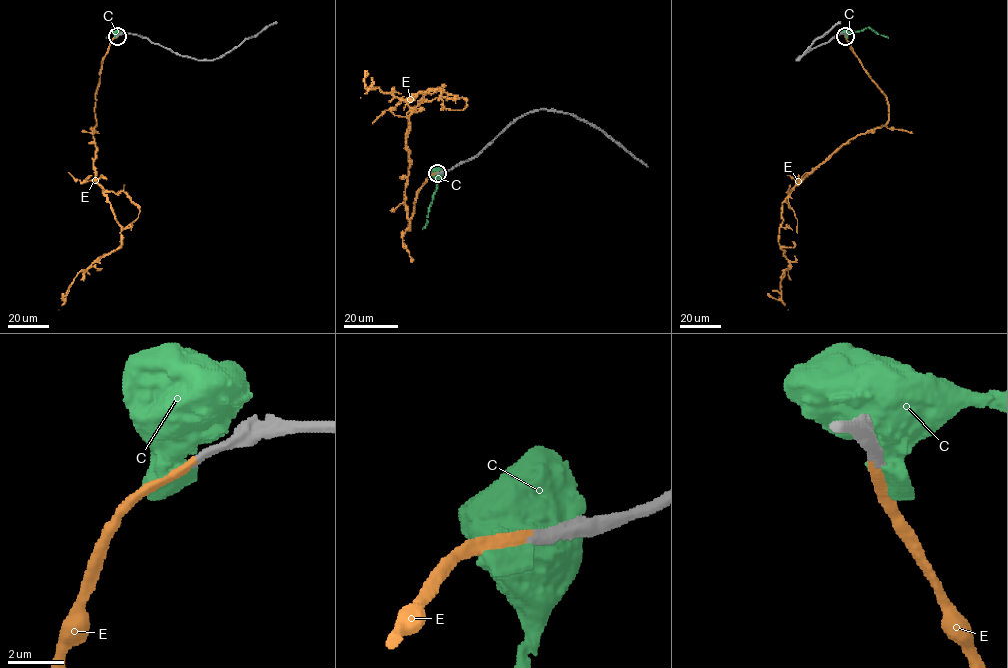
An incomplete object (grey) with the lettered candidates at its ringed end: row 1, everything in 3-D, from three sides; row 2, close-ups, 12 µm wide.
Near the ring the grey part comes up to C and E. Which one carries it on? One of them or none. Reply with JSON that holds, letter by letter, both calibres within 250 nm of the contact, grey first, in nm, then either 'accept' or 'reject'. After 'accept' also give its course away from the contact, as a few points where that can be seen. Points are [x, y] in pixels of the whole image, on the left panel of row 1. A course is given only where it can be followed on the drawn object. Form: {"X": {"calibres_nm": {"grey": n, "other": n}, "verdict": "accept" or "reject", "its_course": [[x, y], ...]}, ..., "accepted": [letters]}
{"C": {"calibres_nm": {"grey": 360, "other": 700}, "verdict": "reject"}, "E": {"calibres_nm": {"grey": 400, "other": 360}, "verdict": "accept", "its_course": [[117, 36], [102, 60], [92, 136], [95, 181], [121, 227], [121, 243], [80, 271], [62, 299], [62, 293]]}, "accepted": ["E"]}

